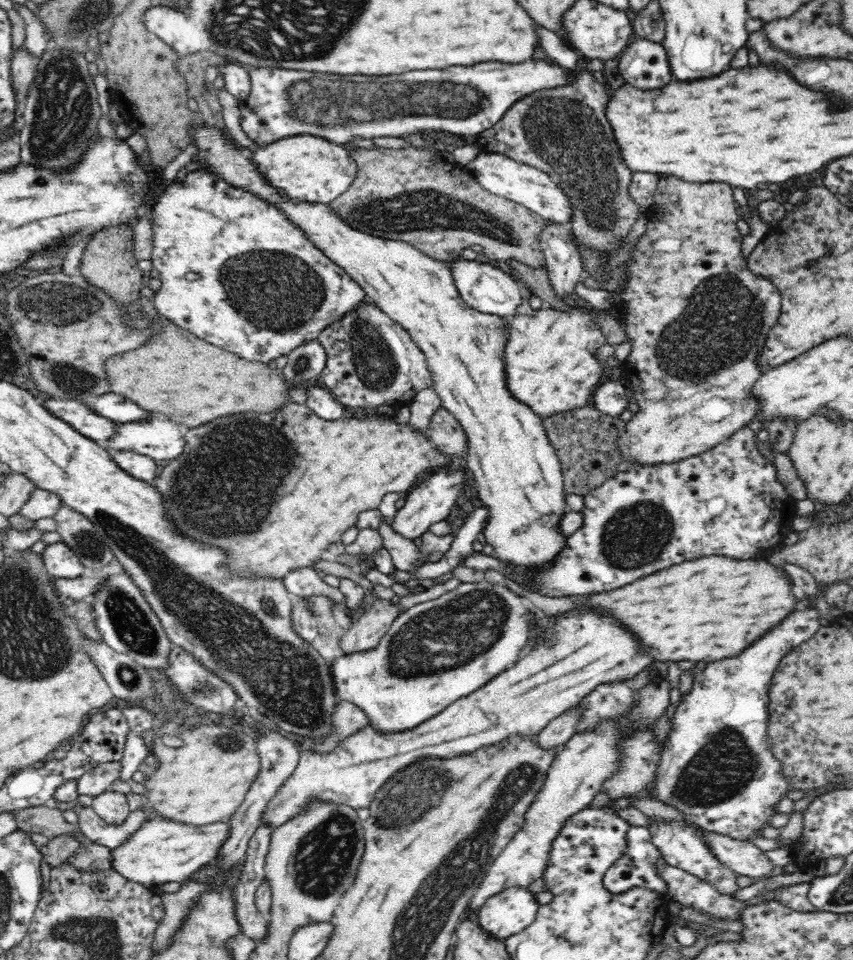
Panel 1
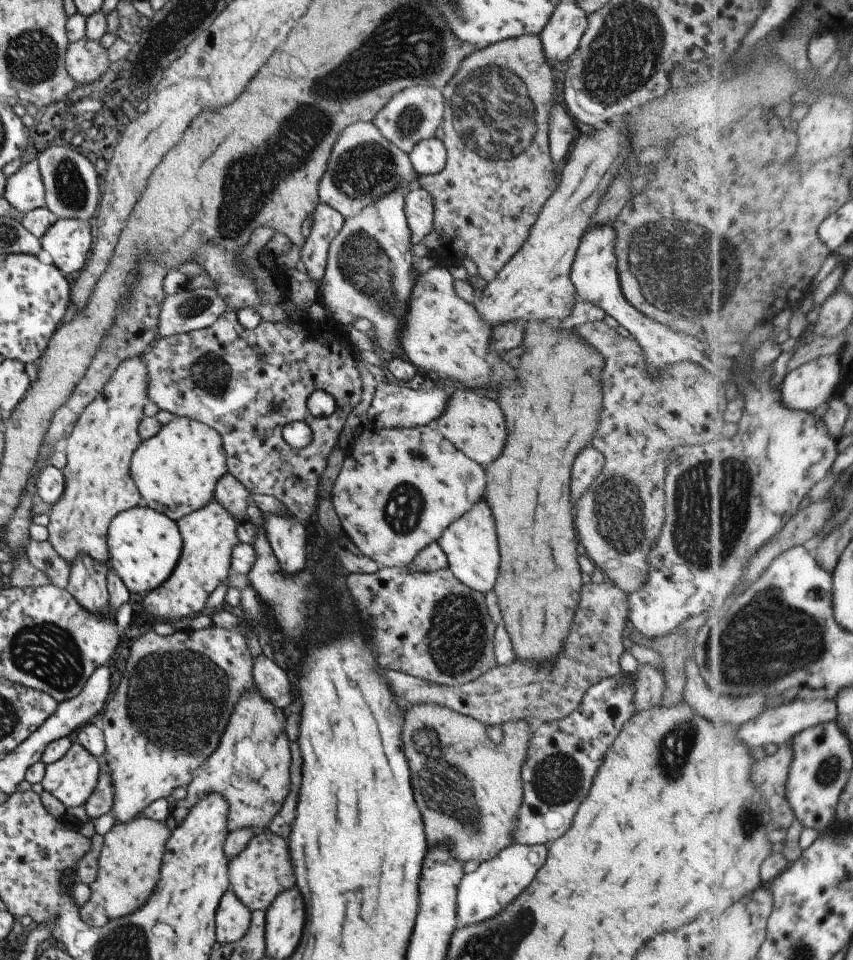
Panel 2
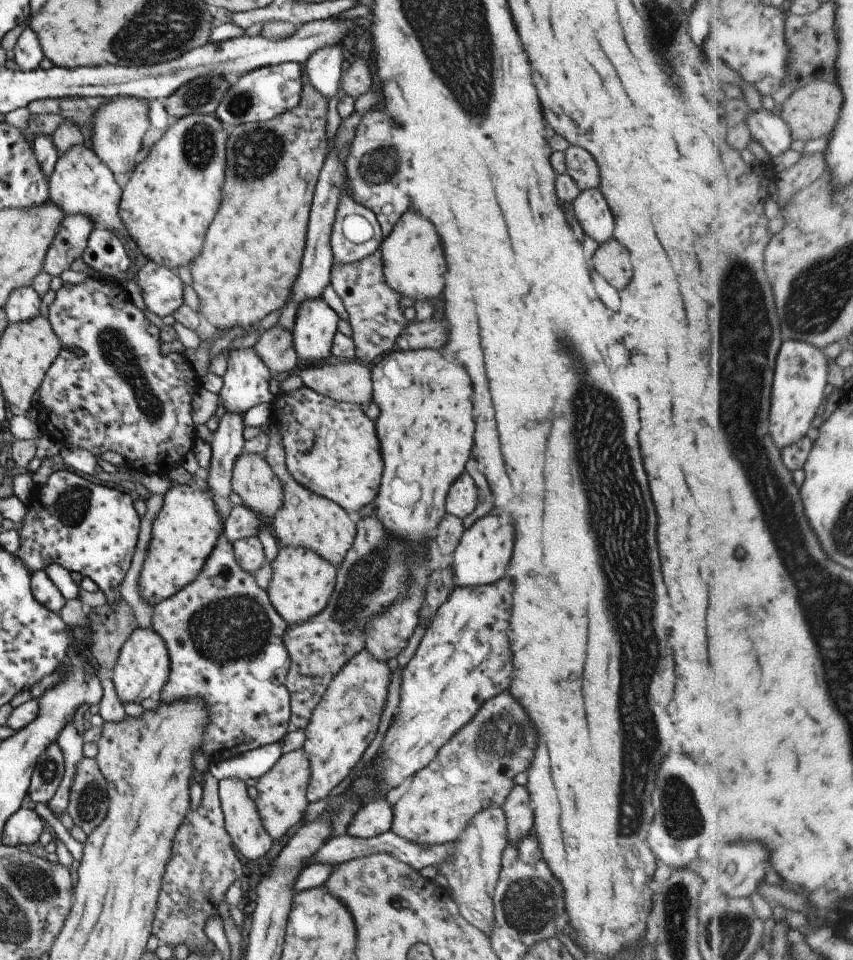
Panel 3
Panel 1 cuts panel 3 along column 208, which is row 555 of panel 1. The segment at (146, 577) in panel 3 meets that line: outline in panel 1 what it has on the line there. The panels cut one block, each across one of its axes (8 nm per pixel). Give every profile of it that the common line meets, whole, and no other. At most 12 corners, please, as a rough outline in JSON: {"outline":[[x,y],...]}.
{"outline":[[222,129],[192,167],[277,206],[410,333],[468,437],[492,555],[566,548],[559,456],[508,390],[506,319],[449,261],[280,195]]}

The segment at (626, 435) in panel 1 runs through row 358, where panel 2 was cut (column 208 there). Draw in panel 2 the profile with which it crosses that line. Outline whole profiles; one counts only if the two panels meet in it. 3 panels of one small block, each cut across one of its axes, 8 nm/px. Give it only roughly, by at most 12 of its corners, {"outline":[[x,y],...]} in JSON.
{"outline":[[240,630],[133,642],[98,723],[116,822],[186,788],[256,684]]}

